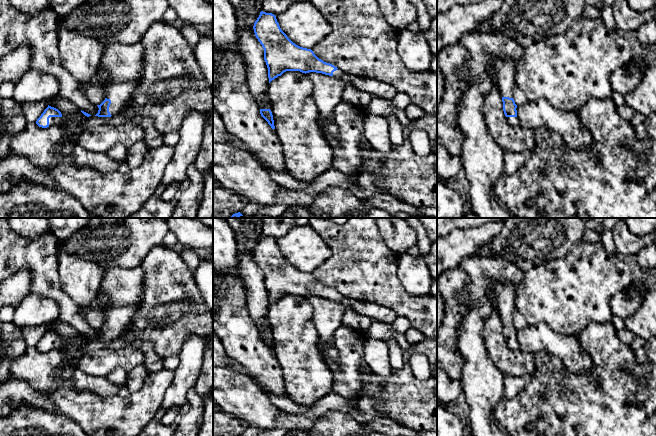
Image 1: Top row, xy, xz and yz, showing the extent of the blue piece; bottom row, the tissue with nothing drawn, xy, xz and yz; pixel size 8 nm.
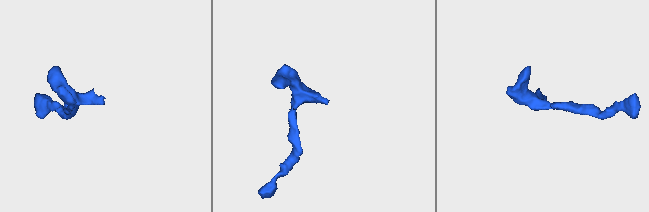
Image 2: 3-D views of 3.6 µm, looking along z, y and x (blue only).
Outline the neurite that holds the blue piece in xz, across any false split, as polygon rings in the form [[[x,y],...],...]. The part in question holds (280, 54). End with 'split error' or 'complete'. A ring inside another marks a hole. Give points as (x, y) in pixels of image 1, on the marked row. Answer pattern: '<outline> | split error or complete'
[[[261,11],[253,26],[254,33],[264,49],[269,83],[286,71],[316,72],[338,77],[349,85],[375,97],[393,99],[398,91],[387,83],[347,74],[319,59],[311,49],[293,43],[281,30],[276,16]]] | split error

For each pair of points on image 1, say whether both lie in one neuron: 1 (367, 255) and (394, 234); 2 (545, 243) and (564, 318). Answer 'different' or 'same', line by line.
1: different
2: different

